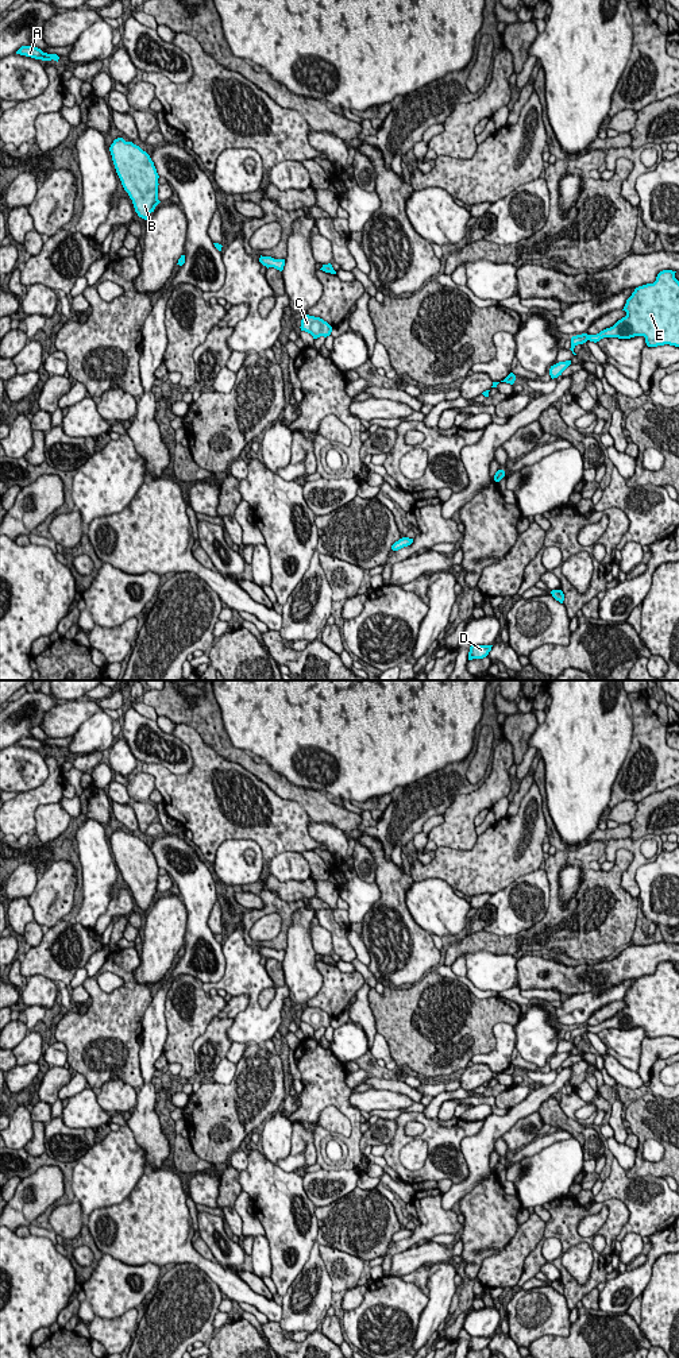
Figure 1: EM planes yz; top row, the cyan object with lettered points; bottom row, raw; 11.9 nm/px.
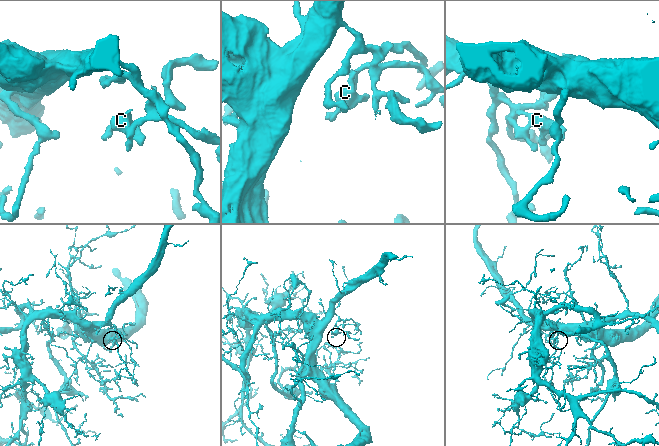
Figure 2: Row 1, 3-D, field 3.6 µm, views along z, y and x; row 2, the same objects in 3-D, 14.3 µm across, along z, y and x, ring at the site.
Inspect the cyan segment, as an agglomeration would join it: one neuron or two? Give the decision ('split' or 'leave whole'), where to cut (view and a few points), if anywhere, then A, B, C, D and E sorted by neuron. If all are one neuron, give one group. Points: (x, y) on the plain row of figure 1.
leave whole | no cut | A B C D E

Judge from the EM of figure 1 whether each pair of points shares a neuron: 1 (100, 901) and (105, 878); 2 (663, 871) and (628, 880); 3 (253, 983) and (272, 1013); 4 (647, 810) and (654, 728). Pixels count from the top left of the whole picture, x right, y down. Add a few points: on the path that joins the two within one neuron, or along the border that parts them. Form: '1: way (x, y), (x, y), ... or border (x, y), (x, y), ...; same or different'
1: way (100, 895), (100, 883); same
2: border (648, 861), (636, 871), (637, 897); different
3: way (253, 992), (254, 1005), (262, 1013); same
4: border (664, 789), (648, 794), (637, 803); different

